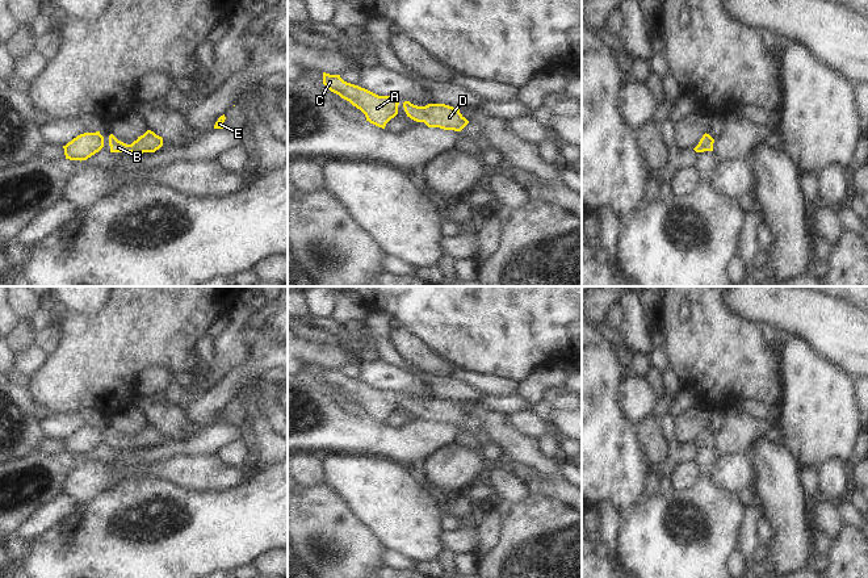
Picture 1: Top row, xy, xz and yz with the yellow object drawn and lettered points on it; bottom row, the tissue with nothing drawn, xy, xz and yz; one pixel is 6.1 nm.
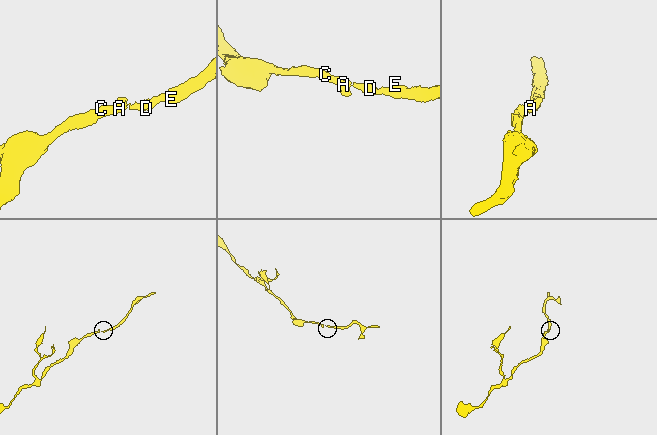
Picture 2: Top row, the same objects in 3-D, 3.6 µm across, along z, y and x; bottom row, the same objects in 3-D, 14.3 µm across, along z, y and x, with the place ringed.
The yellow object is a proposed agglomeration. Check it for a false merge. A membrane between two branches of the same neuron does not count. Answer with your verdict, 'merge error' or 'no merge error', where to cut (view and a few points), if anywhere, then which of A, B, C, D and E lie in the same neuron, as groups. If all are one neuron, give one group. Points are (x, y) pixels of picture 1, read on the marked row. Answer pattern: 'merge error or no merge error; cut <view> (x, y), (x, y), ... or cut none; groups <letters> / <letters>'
no merge error; cut none; groups A B C D E

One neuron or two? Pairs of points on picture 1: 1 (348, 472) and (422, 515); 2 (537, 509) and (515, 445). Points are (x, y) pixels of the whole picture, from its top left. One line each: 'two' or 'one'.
1: one
2: one

